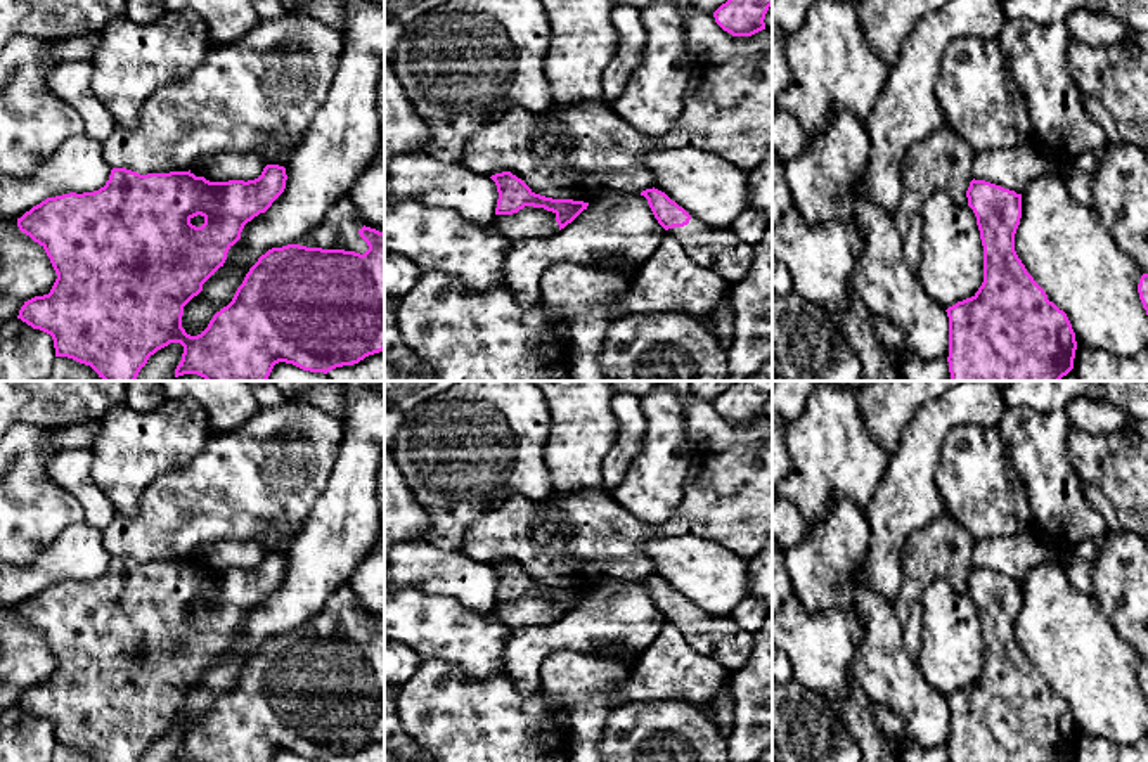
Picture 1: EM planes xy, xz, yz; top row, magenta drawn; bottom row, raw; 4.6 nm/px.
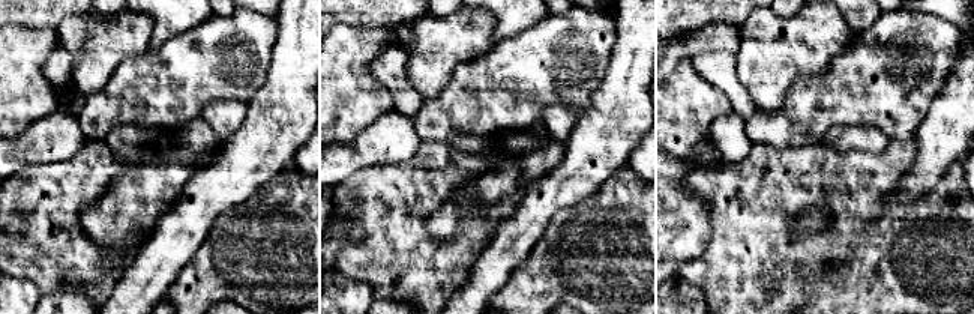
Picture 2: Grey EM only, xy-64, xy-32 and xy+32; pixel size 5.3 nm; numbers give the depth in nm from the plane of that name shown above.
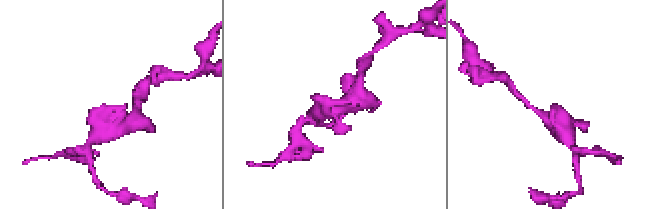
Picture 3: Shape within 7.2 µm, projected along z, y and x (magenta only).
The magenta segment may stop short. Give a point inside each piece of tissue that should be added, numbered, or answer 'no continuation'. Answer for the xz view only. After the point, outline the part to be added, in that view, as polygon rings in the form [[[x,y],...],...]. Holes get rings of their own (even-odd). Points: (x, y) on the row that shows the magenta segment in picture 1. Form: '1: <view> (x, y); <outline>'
1: xz (721, 250); [[[691,216],[687,225],[667,232],[682,244],[698,267],[713,270],[731,284],[748,275],[753,246],[743,242],[731,229],[715,229]]]

